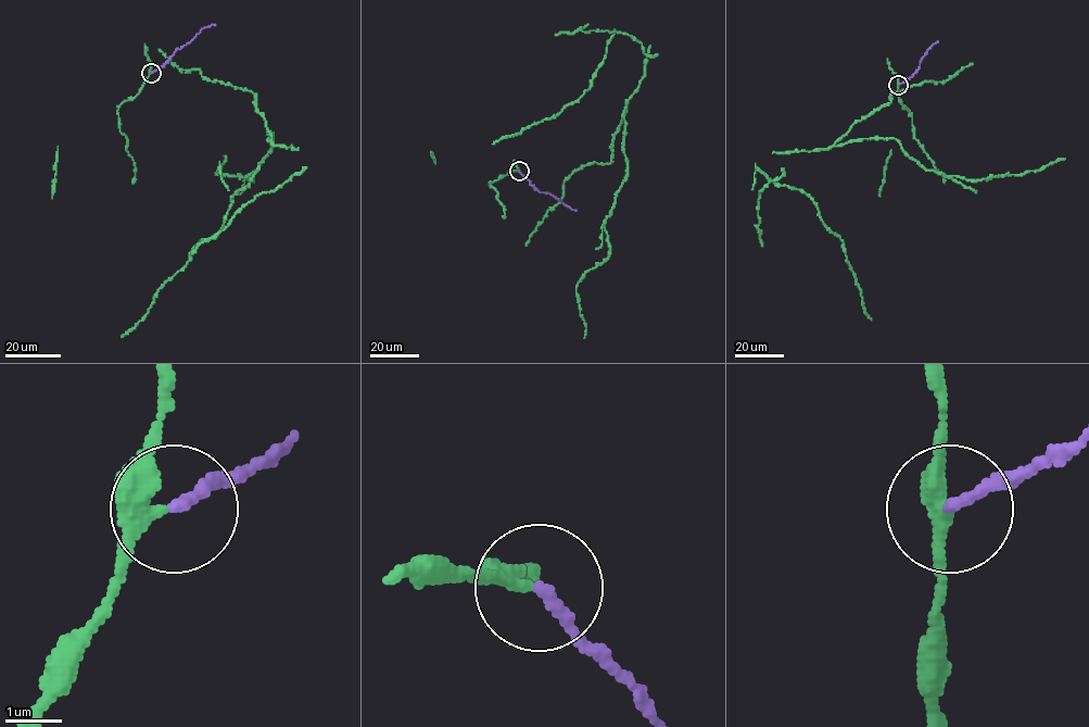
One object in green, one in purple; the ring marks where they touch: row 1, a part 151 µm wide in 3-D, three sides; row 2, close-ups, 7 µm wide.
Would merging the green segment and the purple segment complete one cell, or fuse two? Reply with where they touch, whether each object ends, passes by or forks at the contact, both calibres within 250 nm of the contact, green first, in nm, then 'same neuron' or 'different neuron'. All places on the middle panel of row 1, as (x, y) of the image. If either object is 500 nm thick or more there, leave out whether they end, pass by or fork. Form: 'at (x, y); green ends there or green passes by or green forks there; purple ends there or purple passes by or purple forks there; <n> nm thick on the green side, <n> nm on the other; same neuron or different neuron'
at (519, 171); green passes by; purple ends there; 280 nm thick on the green side, 220 nm on the other; different neuron

